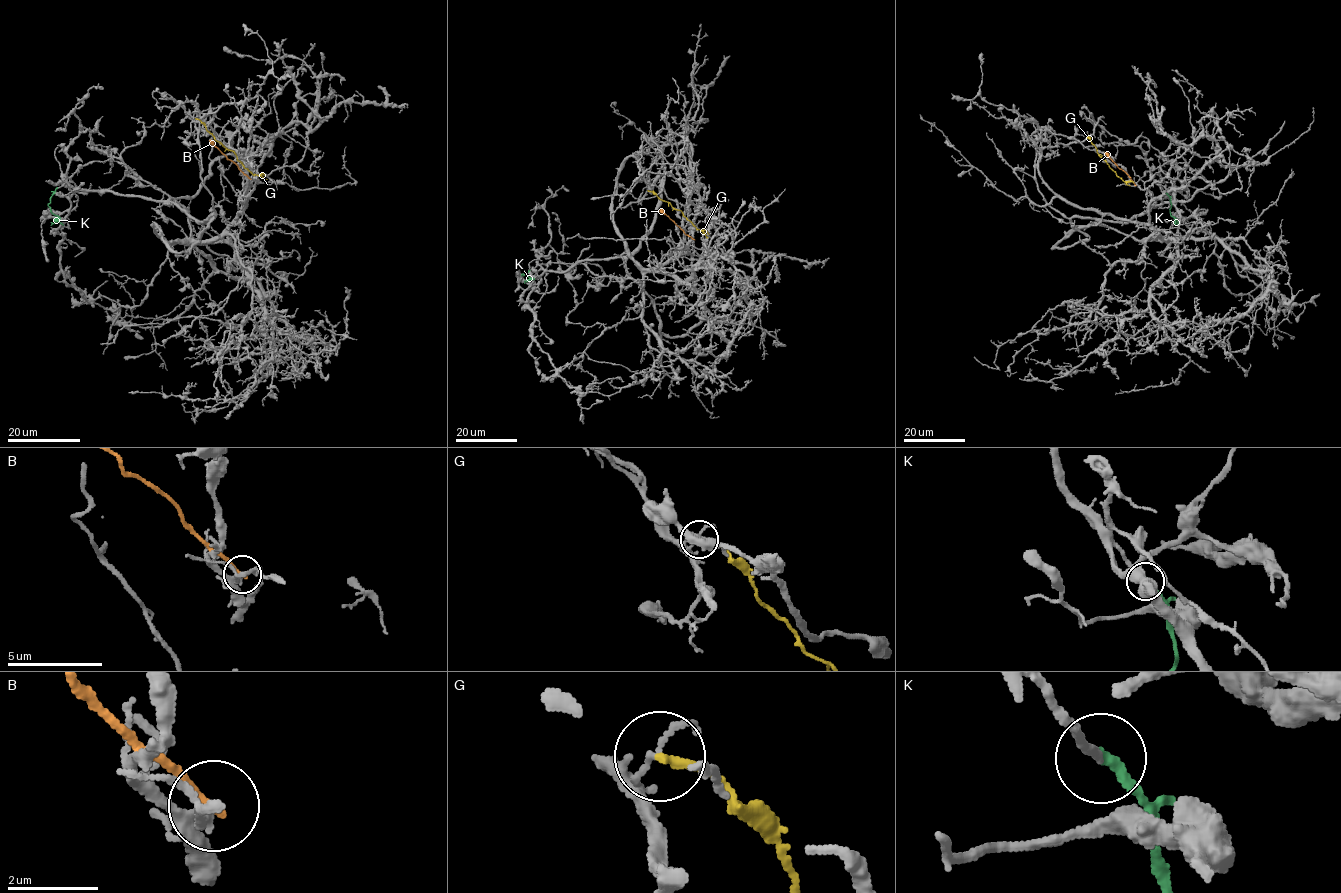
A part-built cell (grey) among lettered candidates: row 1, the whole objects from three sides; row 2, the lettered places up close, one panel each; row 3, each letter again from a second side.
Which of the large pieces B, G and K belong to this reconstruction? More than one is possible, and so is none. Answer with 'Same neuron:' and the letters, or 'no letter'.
Same neuron: K

